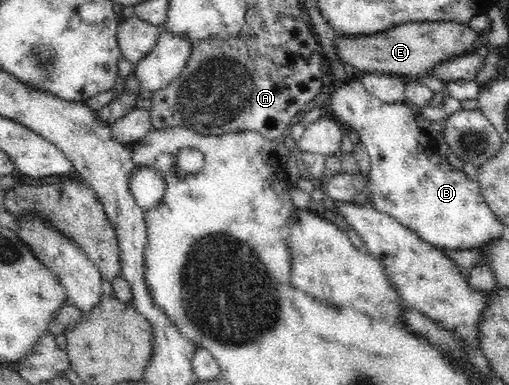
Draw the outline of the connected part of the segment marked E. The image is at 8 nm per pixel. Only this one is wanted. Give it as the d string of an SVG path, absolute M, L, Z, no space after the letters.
M406 22L370 38L339 36L334 39L334 46L343 64L356 67L361 72L425 76L440 63L471 53L470 49L475 49L474 43L480 34L472 31L468 24L460 25L458 22Z

